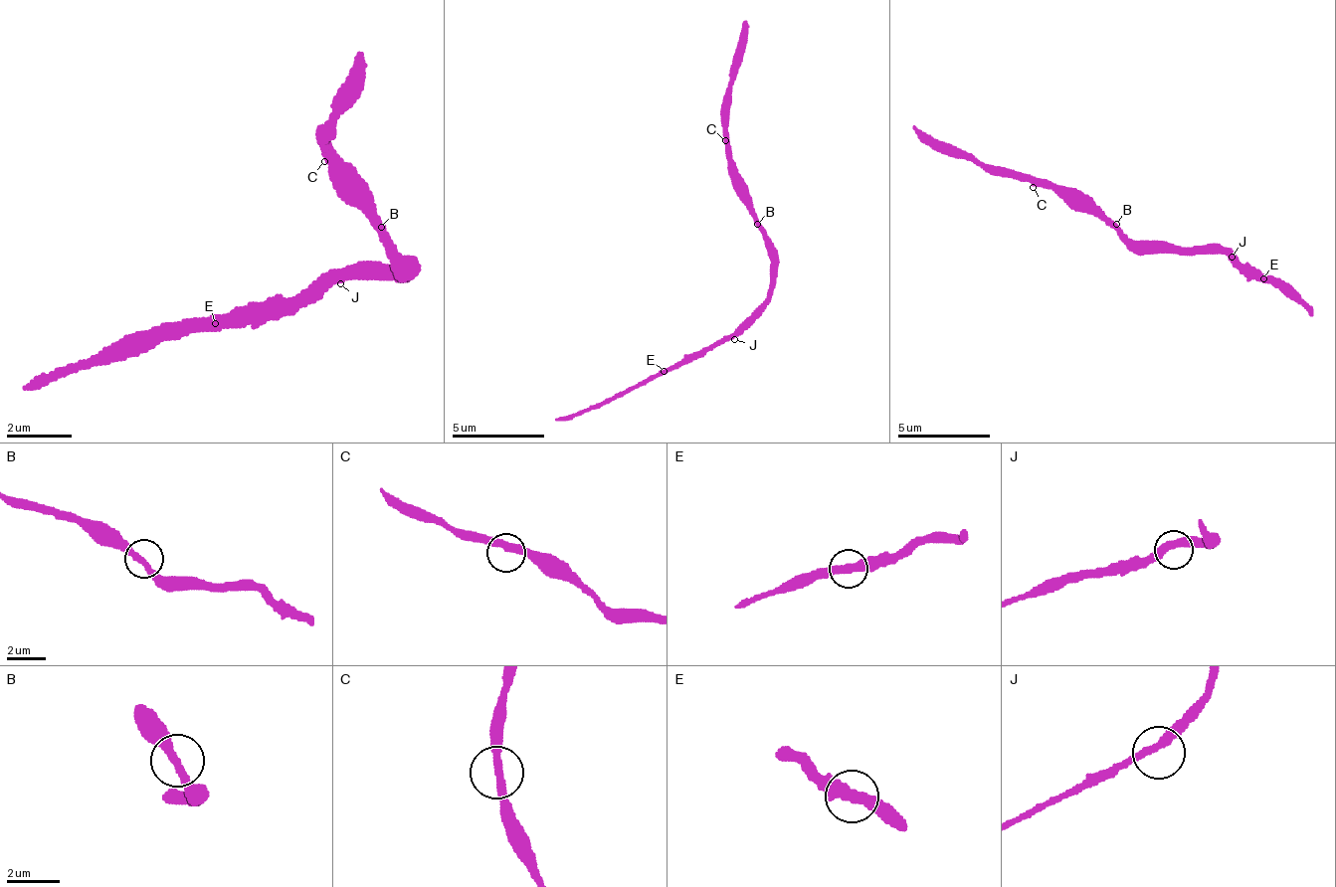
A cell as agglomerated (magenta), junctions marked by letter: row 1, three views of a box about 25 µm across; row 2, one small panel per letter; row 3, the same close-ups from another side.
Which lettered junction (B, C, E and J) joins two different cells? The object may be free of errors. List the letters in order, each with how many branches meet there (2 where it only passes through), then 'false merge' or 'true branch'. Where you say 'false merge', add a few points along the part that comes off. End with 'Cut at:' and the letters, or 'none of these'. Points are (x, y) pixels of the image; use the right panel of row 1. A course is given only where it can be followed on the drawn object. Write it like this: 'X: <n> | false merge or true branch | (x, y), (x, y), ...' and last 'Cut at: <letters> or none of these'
B: 2 | true branch
C: 2 | true branch
E: 2 | true branch
J: 2 | true branch
Cut at: none of these

